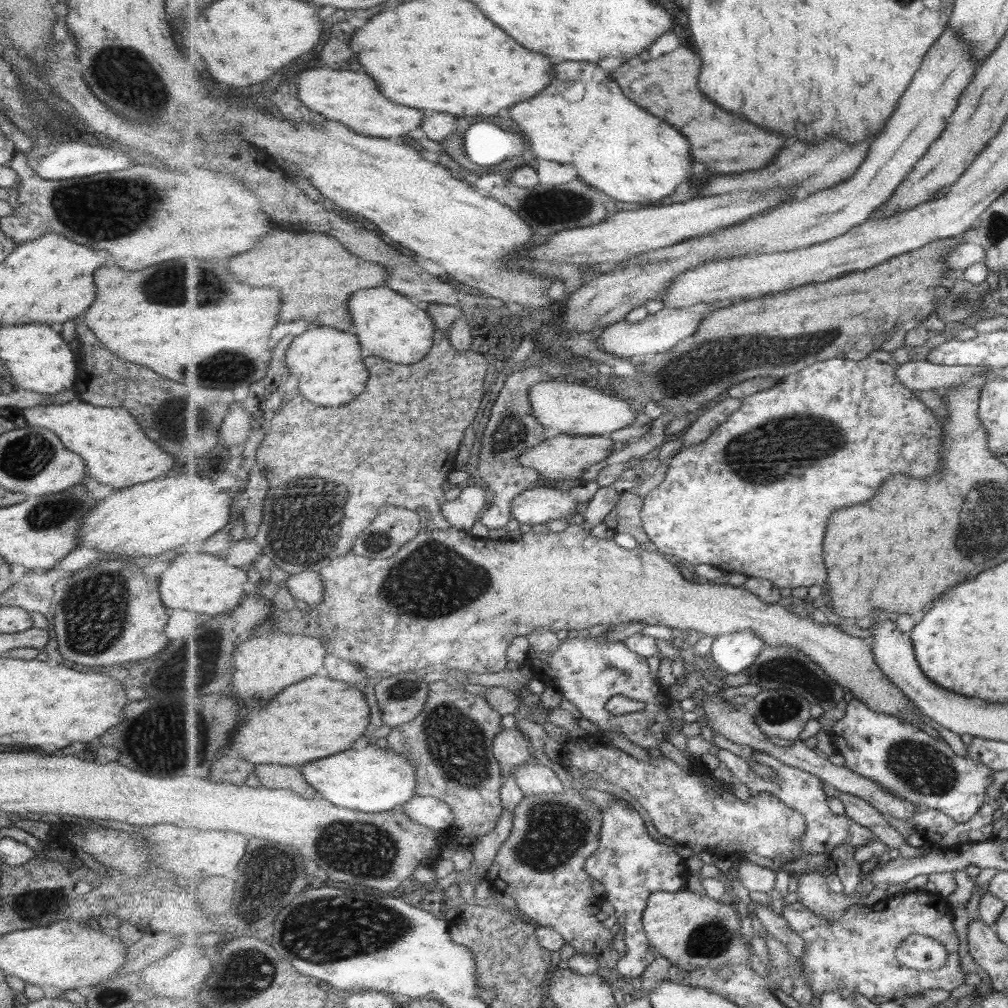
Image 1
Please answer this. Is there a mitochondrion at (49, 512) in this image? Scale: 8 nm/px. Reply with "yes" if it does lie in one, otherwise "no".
yes

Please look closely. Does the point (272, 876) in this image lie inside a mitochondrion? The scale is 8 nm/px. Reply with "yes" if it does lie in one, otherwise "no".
yes

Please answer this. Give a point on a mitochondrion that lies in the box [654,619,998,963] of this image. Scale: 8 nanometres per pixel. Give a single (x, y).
(918, 768)

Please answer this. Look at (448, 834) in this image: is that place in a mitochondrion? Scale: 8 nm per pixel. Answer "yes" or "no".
no

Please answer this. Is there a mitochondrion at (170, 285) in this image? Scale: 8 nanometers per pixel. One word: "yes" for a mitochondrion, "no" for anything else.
yes

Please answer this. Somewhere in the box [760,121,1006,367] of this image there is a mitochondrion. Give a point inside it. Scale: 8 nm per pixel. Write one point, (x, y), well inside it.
(964, 298)

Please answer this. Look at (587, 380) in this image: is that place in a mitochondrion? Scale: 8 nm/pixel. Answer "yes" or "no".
no

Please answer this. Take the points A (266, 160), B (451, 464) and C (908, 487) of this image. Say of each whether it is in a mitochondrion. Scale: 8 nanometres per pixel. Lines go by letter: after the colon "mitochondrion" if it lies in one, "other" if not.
A: other
B: other
C: other

